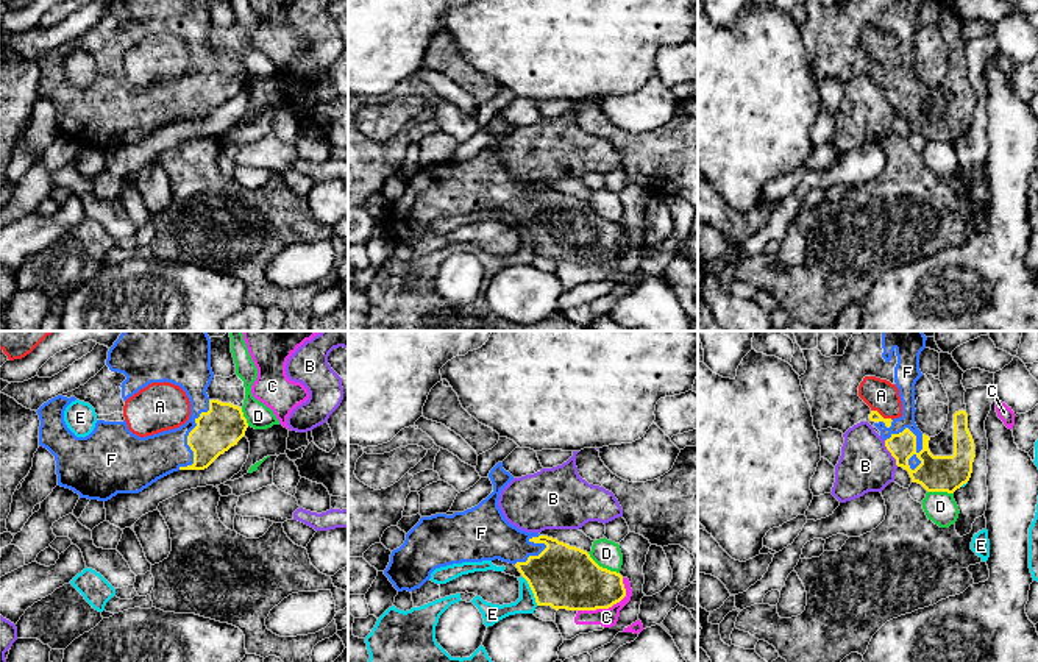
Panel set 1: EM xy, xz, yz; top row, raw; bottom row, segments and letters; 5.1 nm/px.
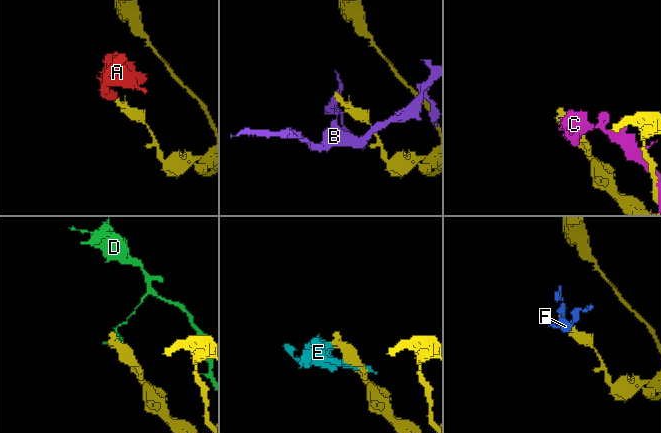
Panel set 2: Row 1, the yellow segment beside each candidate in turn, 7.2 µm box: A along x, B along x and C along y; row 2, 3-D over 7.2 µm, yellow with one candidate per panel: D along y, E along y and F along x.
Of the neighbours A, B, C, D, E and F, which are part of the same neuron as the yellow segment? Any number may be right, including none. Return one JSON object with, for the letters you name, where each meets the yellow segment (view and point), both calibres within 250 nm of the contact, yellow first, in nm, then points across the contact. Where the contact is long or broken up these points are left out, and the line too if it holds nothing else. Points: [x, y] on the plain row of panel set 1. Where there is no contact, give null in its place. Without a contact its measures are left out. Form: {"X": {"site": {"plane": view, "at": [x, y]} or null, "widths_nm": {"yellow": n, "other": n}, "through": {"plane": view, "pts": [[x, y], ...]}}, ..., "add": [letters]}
{"F": {"site": {"plane": "yz", "at": [913, 85]}, "widths_nm": {"yellow": 190, "other": 80}}, "add": ["F"]}

